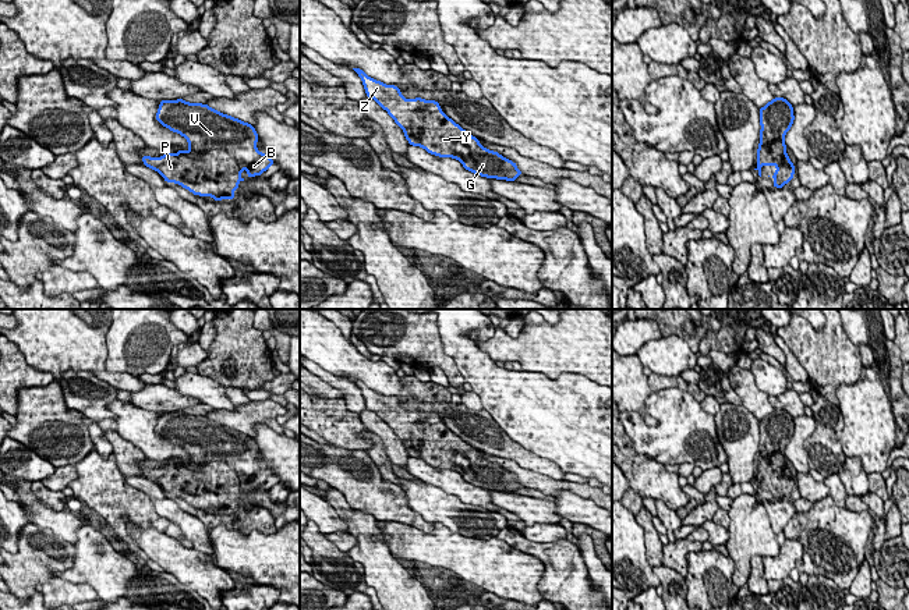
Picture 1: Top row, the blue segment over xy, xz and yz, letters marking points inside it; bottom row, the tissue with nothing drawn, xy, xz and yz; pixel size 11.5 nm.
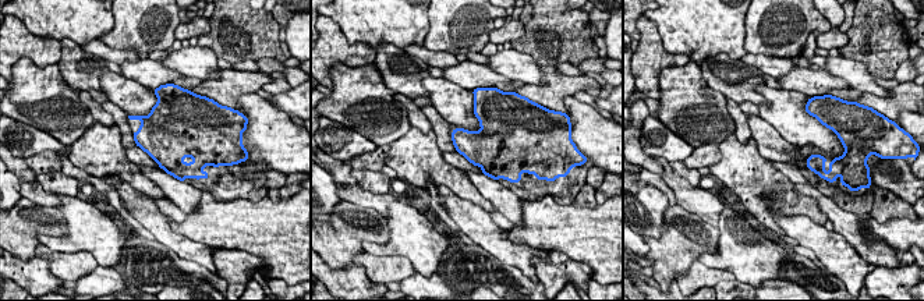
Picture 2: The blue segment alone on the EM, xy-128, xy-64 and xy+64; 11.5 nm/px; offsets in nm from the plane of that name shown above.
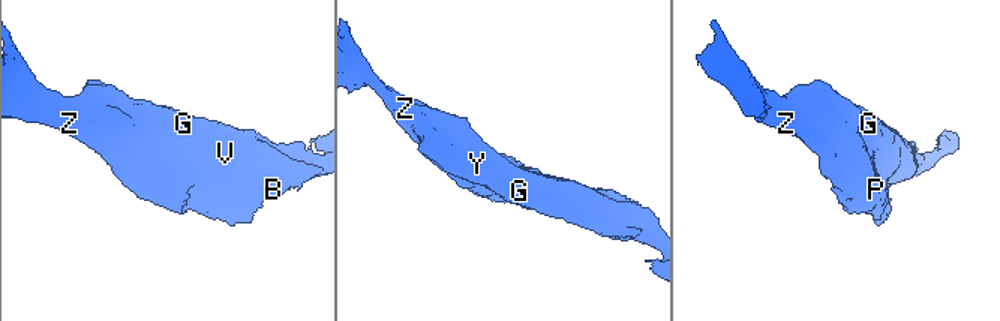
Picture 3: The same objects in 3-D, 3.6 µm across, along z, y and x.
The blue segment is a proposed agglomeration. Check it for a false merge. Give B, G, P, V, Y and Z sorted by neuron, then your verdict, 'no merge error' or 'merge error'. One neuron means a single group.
B G P V Y Z | no merge error

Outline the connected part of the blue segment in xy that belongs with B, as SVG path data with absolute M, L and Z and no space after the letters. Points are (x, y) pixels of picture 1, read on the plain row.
M183 411L177 412L160 412L156 429L155 429L163 439L169 440L173 444L180 446L184 448L188 454L188 464L178 462L174 465L167 465L160 469L151 469L142 467L142 475L158 483L166 494L174 494L181 497L183 500L188 501L194 507L199 508L211 508L215 513L220 511L234 511L234 501L240 500L238 494L244 493L241 489L241 483L245 482L248 485L248 489L261 487L263 483L266 483L275 474L266 468L265 465L261 465L257 461L258 454L258 446L255 440L244 435L238 430L234 430L231 428L223 426L208 416L202 415L190 415L184 414Z

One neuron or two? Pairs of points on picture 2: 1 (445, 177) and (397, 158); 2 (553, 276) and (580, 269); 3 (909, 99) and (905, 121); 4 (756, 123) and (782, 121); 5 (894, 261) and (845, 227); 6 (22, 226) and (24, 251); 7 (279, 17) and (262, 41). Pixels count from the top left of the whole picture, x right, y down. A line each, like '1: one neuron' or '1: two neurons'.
1: one neuron
2: one neuron
3: two neurons
4: two neurons
5: one neuron
6: one neuron
7: two neurons

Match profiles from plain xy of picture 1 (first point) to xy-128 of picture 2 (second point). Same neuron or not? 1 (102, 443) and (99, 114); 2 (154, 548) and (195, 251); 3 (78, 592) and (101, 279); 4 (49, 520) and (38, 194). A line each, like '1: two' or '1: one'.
1: one
2: one
3: two
4: one

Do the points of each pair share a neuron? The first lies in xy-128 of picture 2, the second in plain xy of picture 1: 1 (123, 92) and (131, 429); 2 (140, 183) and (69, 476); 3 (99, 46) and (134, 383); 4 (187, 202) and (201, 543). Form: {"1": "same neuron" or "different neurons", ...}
{"1": "same neuron", "2": "different neurons", "3": "same neuron", "4": "same neuron"}

